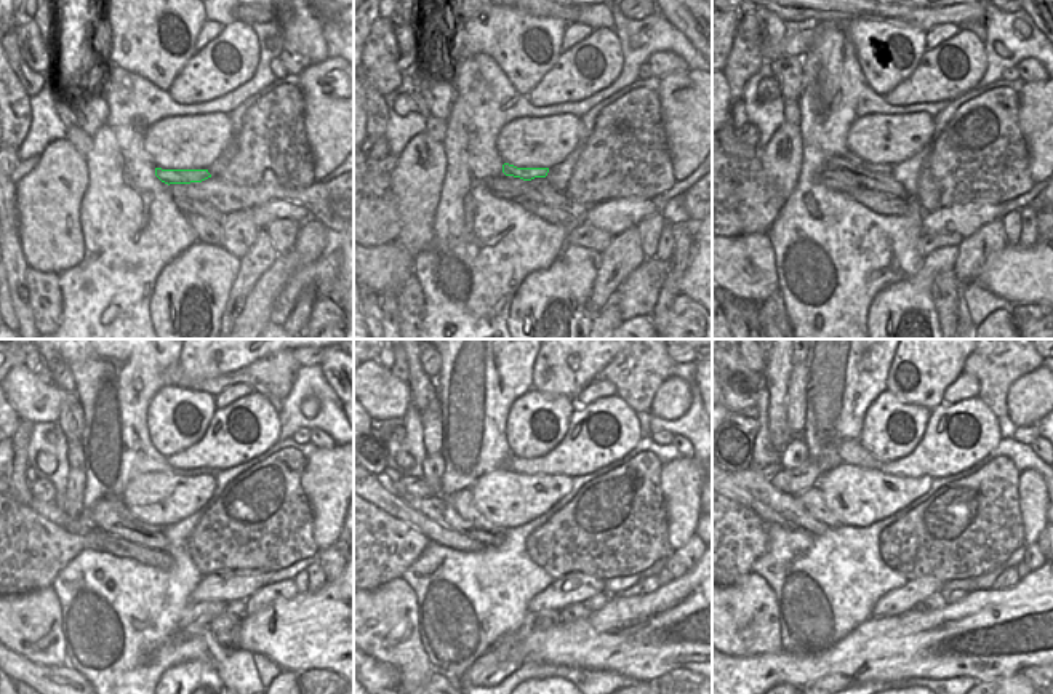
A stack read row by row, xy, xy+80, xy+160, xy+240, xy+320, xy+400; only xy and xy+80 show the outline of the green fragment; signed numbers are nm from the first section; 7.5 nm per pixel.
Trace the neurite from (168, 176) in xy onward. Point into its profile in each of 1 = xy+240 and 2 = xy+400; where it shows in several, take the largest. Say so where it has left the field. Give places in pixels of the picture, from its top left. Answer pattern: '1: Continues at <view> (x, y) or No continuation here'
1: Continues at xy+240 (120, 507)
2: Continues at xy+400 (812, 498)

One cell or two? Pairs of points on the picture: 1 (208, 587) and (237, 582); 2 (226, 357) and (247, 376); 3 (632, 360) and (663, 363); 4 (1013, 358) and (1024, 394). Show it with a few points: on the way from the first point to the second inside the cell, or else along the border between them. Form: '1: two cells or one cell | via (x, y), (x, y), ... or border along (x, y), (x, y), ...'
1: one cell | via (215, 586), (231, 584)
2: two cells | border along (264, 355), (202, 382)
3: one cell | via (640, 363), (655, 363)
4: two cells | border along (1036, 368), (1021, 374), (1008, 389), (1005, 413)

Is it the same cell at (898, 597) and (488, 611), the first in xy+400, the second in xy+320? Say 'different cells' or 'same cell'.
different cells

